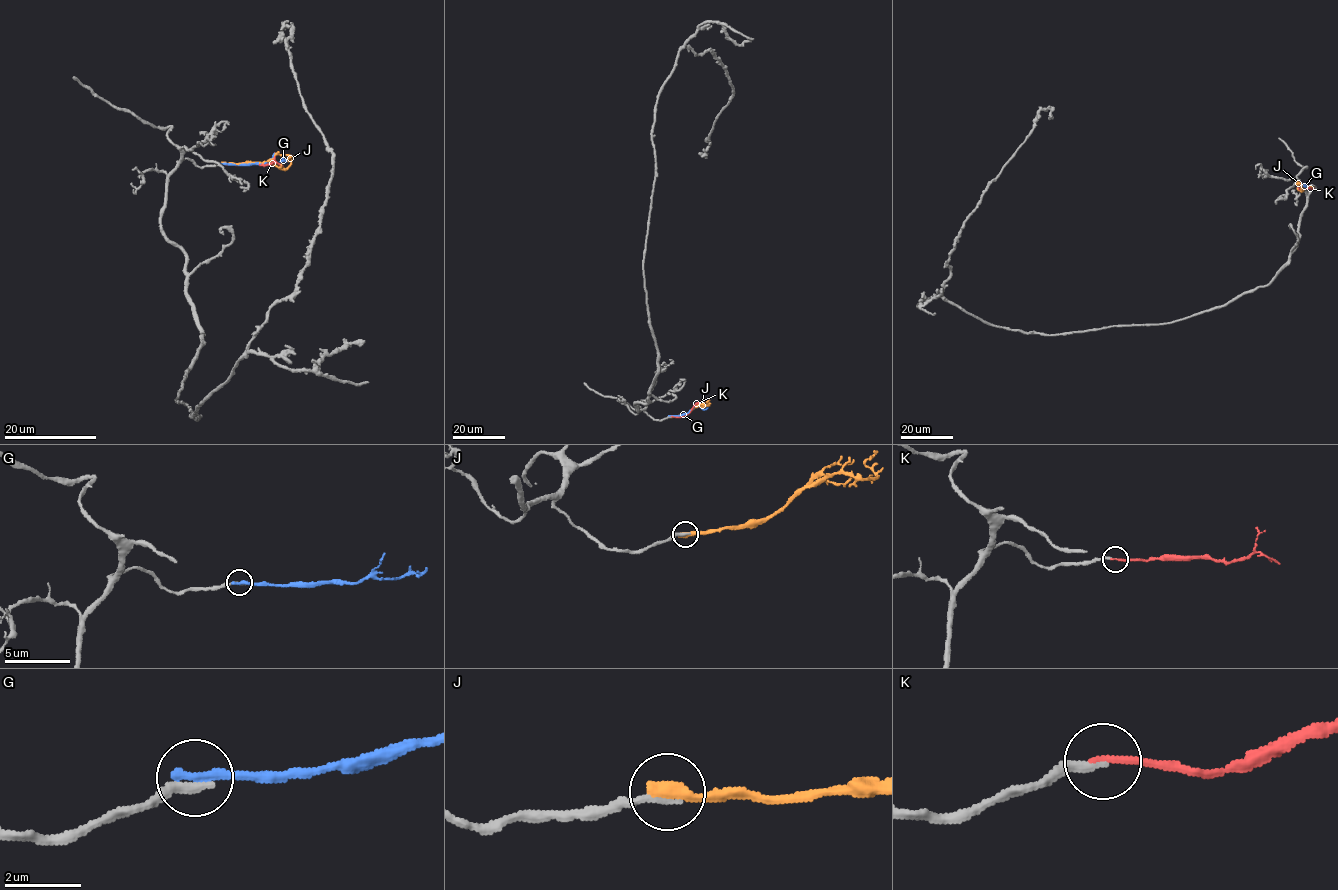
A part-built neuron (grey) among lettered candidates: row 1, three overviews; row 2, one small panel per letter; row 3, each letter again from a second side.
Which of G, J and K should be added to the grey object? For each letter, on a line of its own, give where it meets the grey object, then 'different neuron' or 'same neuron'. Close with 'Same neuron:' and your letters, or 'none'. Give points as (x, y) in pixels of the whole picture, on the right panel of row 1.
G: contact (1312, 188); different neuron
J: contact (1313, 187); different neuron
K: contact (1312, 188); same neuron
Same neuron: K

